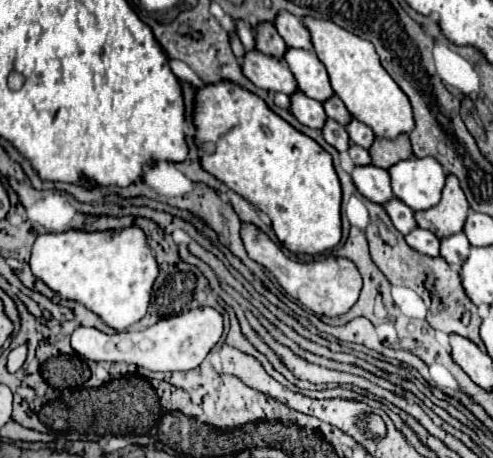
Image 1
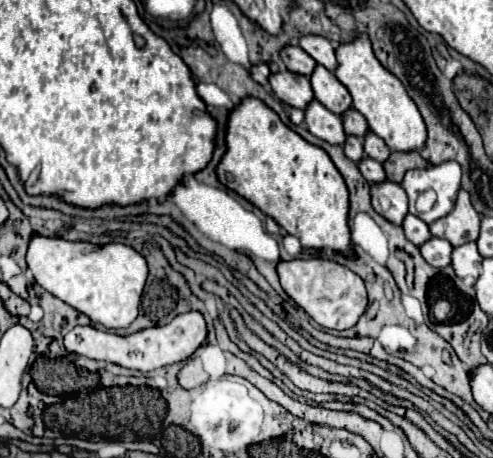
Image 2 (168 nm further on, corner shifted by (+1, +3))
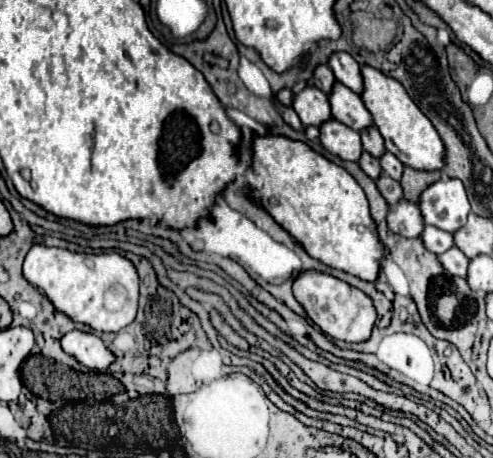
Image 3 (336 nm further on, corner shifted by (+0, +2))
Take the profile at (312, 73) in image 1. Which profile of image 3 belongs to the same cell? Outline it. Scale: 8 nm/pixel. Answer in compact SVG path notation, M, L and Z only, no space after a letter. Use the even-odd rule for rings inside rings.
M335 83L333 93L329 95L333 119L351 127L353 131L363 131L373 125L373 117L367 111L365 103L357 93L347 89L343 83Z

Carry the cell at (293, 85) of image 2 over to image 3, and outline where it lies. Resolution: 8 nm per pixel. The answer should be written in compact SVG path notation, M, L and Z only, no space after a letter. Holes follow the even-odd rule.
M307 85L303 91L295 93L293 109L297 111L297 115L301 117L305 127L309 127L309 125L319 127L319 125L323 125L323 121L329 121L333 117L329 97L313 85Z

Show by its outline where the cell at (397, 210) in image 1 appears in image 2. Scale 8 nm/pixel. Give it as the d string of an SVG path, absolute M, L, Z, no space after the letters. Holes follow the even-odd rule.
M406 214L406 220L402 220L402 228L404 228L404 234L406 234L406 238L412 242L412 244L416 244L416 246L420 246L422 242L426 242L432 234L430 234L430 230L428 230L428 224L426 222L422 222L418 216L414 216L414 214Z

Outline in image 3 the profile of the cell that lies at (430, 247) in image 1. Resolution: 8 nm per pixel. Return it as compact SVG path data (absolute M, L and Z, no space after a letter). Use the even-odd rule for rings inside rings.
M457 247L449 249L447 253L439 255L439 261L441 265L451 273L451 275L457 275L457 277L467 277L467 265L469 265L469 259L465 257L465 253Z

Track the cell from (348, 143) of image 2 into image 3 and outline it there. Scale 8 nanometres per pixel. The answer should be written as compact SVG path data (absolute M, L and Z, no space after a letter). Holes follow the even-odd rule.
M367 151L361 155L359 165L361 165L361 169L363 169L371 179L379 179L381 173L383 173L383 169L381 169L381 165L379 165L379 159L371 157Z

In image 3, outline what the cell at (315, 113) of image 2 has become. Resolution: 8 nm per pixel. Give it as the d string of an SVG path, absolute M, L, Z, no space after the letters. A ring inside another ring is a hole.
M335 119L323 123L319 131L321 131L319 141L329 153L341 157L343 161L355 161L355 163L359 161L363 145L361 145L361 135L357 131L349 129L347 125Z

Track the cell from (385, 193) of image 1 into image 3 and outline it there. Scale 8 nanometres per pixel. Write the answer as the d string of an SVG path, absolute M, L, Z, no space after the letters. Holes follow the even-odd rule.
M407 199L399 201L387 215L389 229L393 233L399 233L403 237L421 237L425 229L423 215L419 213L419 207L409 203Z

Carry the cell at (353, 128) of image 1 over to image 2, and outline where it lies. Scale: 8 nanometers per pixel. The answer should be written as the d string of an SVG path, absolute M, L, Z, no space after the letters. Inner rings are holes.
M366 132L366 136L364 136L364 152L366 152L366 156L370 156L374 160L384 162L388 158L388 154L390 154L390 148L386 148L384 140L374 136L374 132Z

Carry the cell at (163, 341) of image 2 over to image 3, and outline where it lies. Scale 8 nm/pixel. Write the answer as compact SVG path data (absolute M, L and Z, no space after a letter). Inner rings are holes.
M71 331L61 337L61 347L65 353L73 355L81 365L89 369L107 369L113 363L111 351L103 345L103 341L93 333Z

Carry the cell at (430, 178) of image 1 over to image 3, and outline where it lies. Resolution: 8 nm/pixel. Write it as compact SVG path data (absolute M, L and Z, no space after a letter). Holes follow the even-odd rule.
M439 179L421 193L423 219L427 225L435 225L443 231L455 233L467 223L471 205L467 201L465 187L459 179Z

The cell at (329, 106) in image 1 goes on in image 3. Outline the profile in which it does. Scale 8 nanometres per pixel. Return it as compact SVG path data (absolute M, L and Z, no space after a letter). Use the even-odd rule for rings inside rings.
M369 127L365 131L361 131L361 141L363 141L363 149L373 155L375 159L383 157L385 153L385 145L383 145L383 137L379 137L377 127Z

